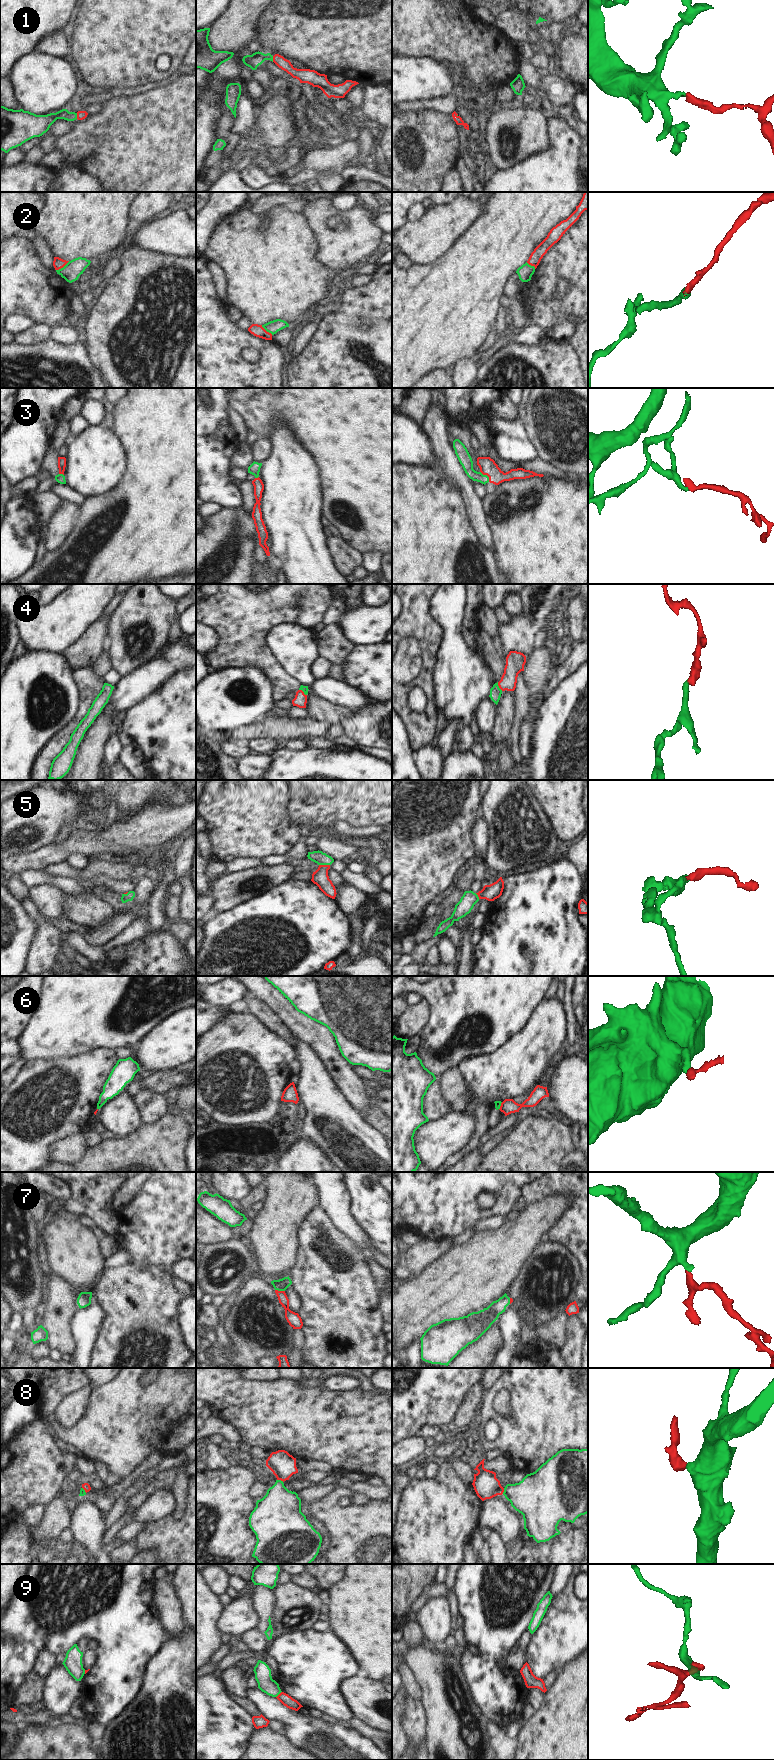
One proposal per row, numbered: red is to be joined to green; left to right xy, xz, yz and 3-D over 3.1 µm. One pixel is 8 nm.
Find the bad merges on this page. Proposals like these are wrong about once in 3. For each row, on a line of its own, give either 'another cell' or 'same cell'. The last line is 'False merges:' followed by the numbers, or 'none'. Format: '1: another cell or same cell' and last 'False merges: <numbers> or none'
1: same cell
2: same cell
3: same cell
4: same cell
5: same cell
6: another cell
7: same cell
8: same cell
9: another cell
False merges: 6, 9

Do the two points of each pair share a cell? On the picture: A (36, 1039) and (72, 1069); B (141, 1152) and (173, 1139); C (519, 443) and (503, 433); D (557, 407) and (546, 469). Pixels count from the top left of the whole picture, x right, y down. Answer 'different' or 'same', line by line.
A: different
B: same
C: same
D: different

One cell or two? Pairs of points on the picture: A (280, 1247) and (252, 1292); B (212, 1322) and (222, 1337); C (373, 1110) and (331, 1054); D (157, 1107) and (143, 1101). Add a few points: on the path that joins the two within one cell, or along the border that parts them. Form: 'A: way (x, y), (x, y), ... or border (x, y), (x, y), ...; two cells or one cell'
A: border (259, 1274), (270, 1281); two cells
B: way (216, 1326), (221, 1333); one cell
C: border (364, 1082), (367, 1110), (362, 1115); two cells
D: way (154, 1106), (146, 1101); one cell

